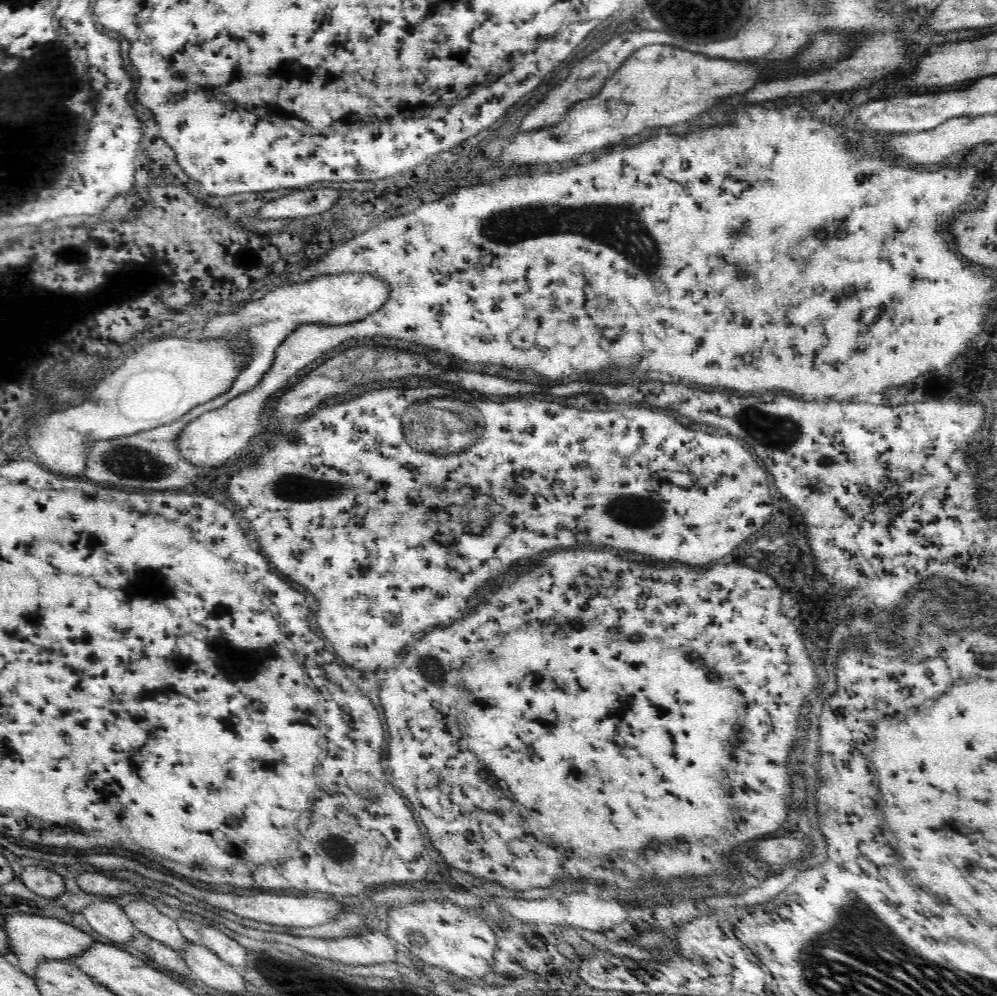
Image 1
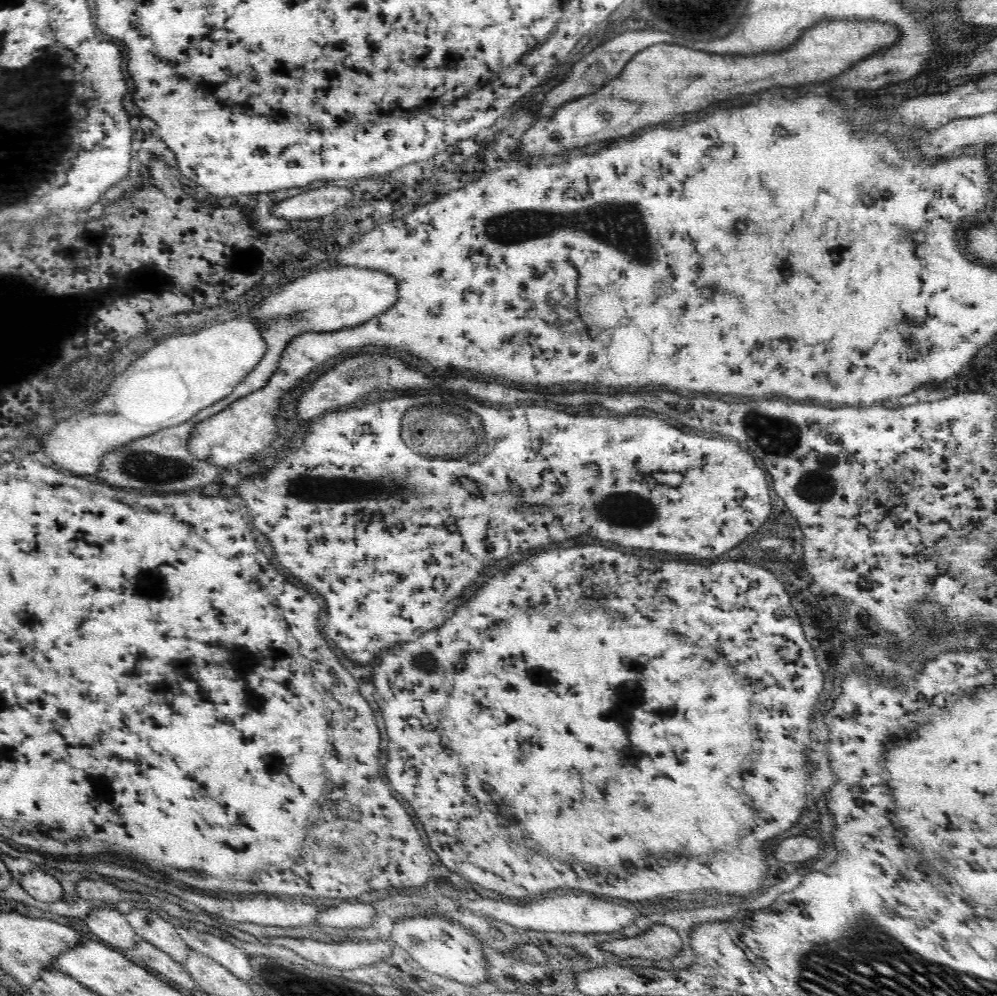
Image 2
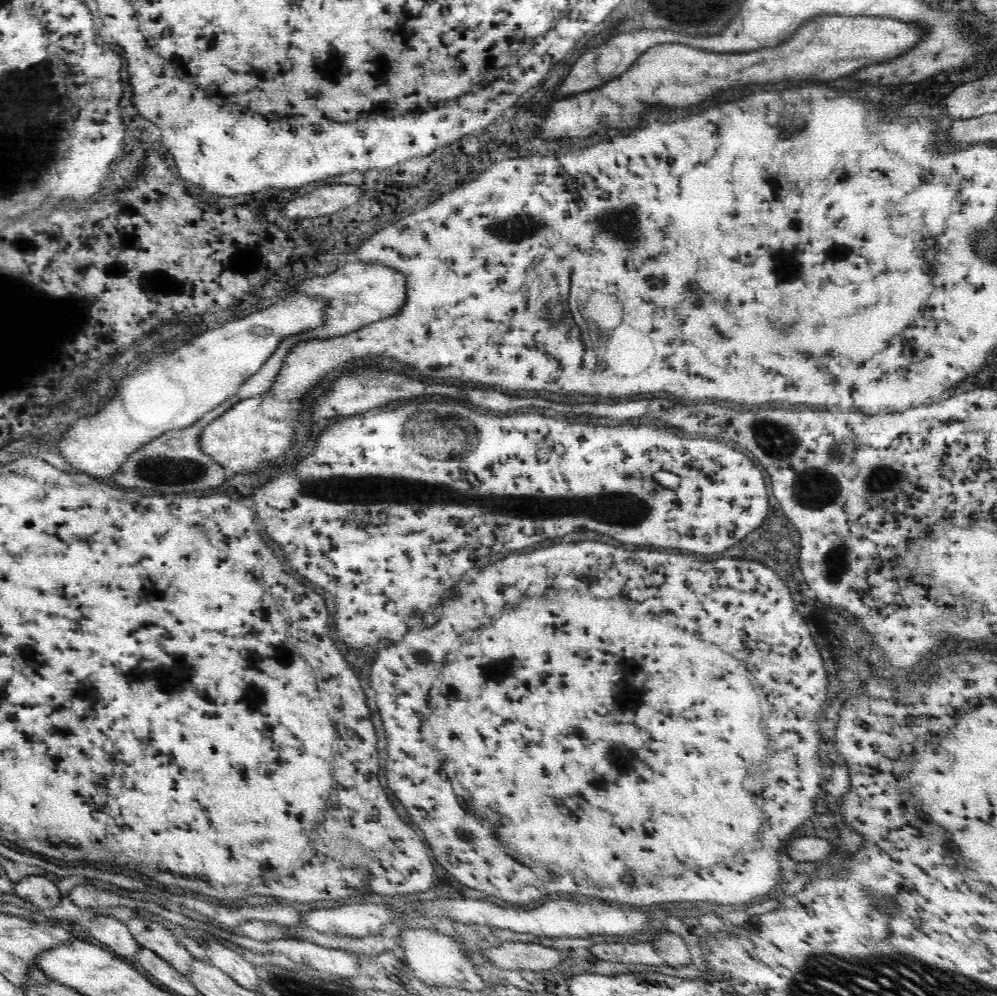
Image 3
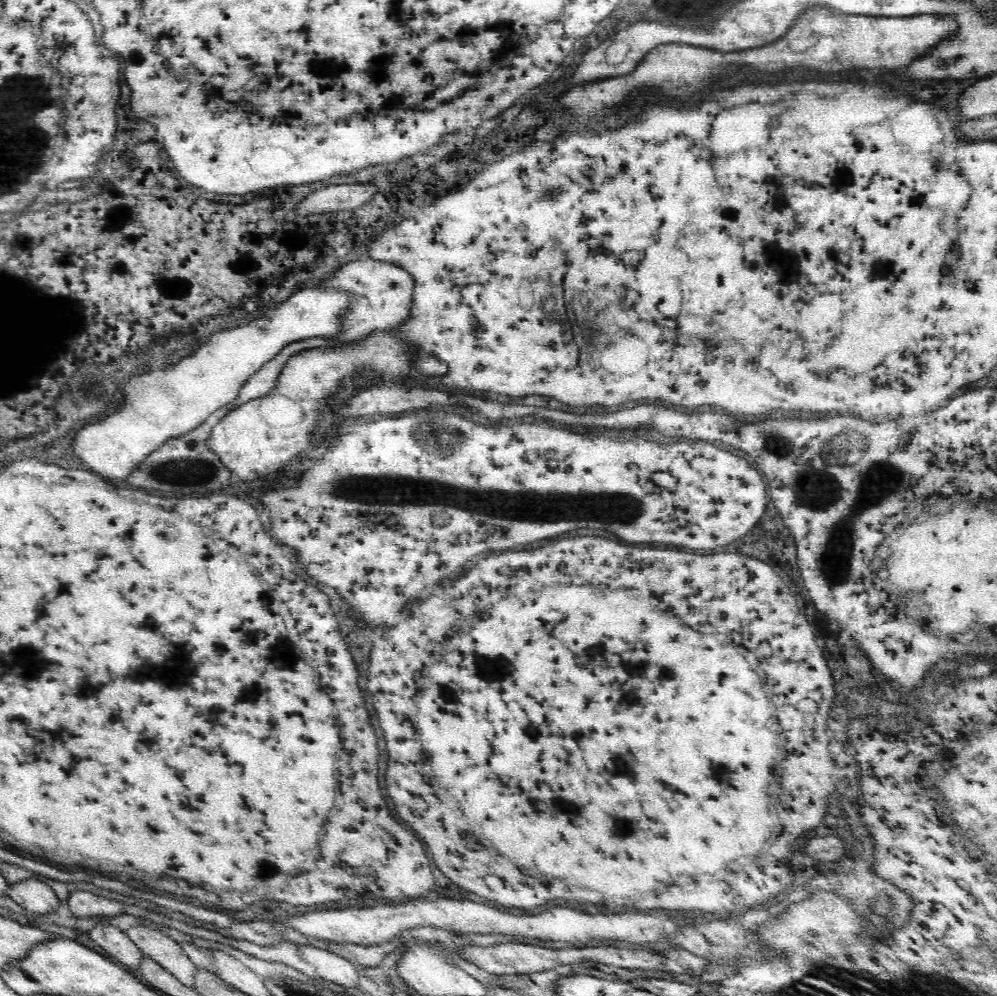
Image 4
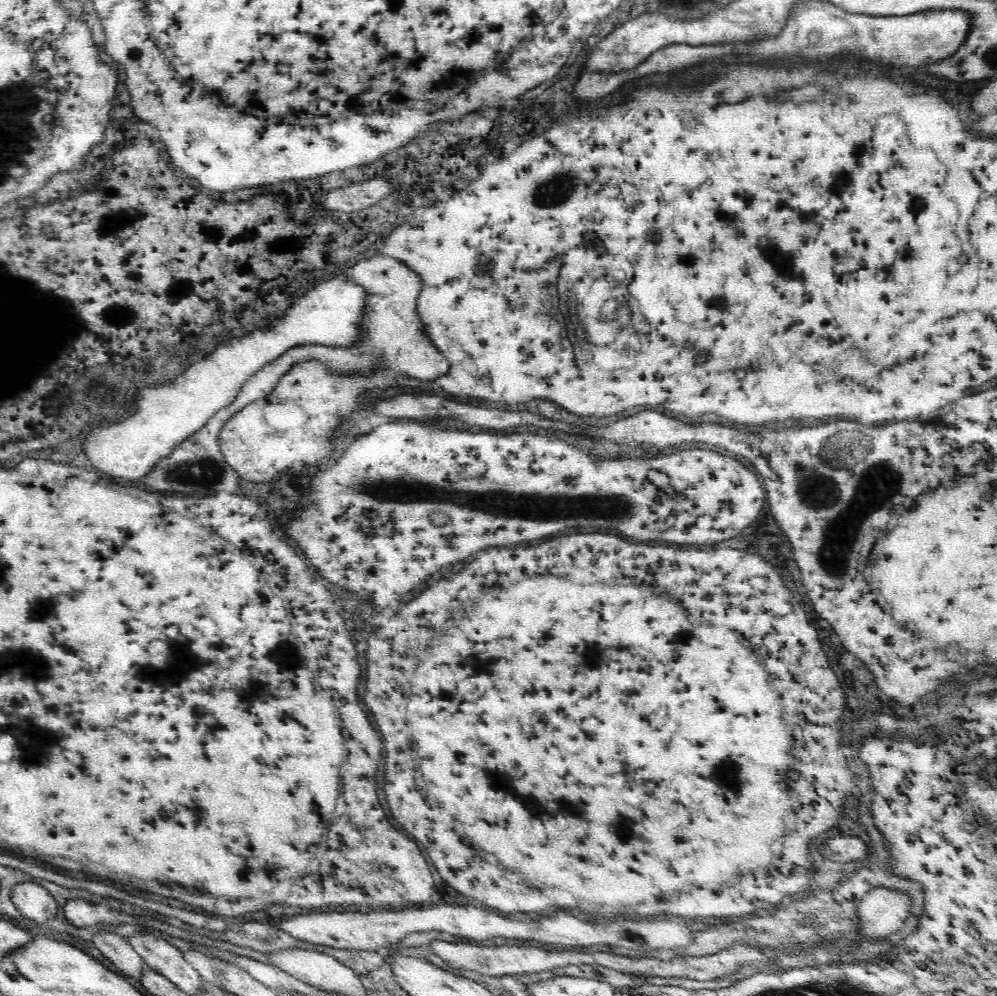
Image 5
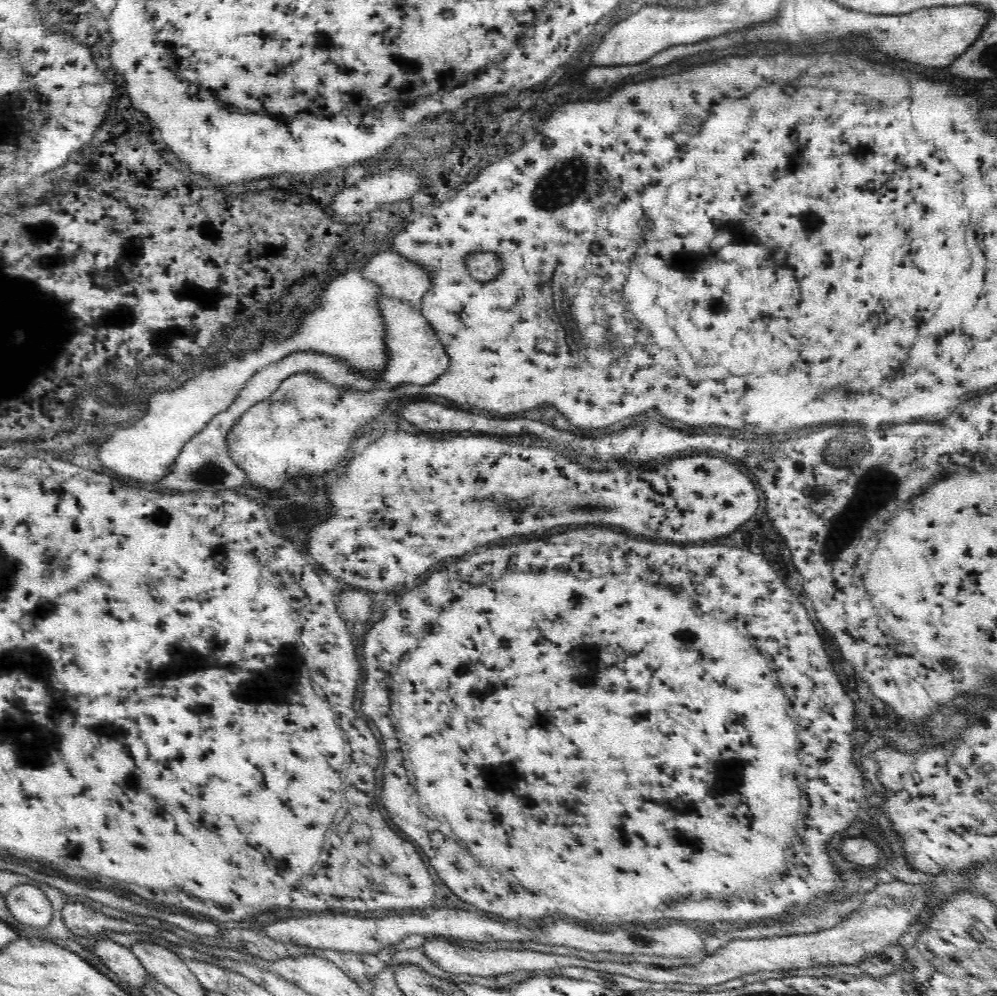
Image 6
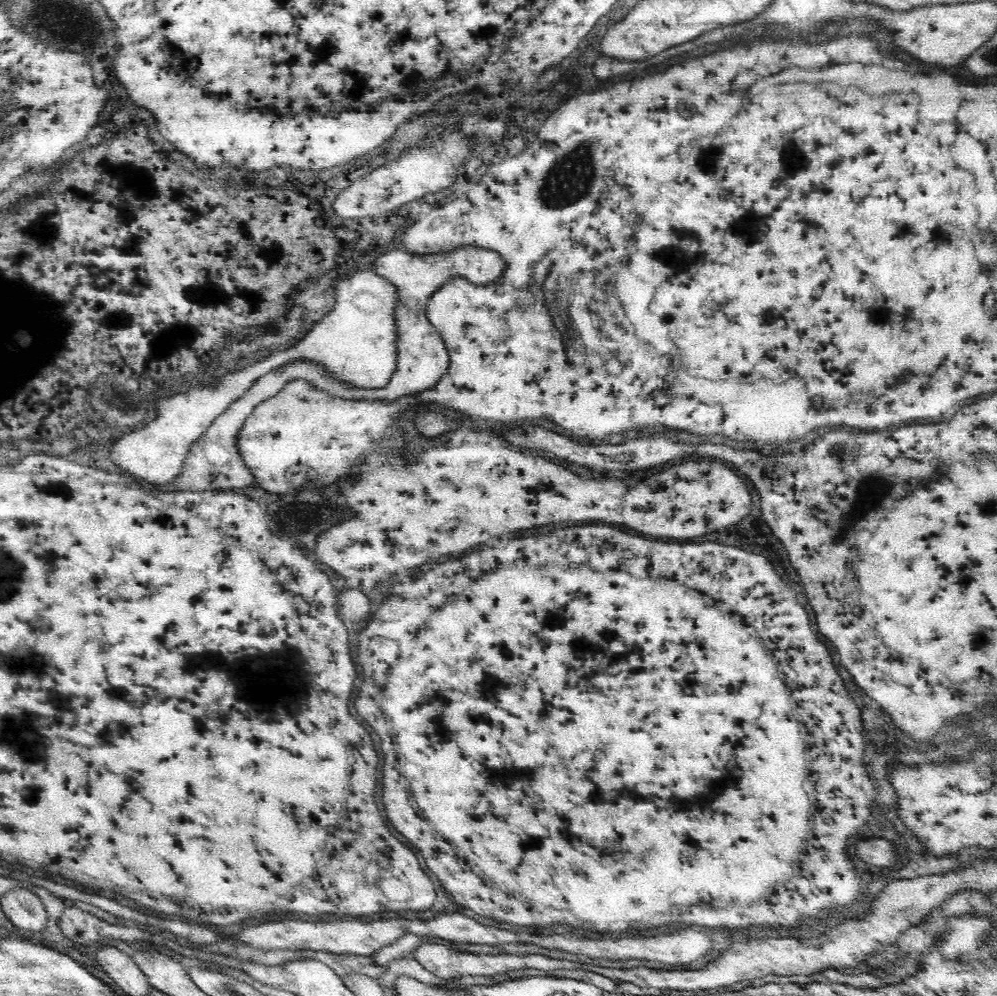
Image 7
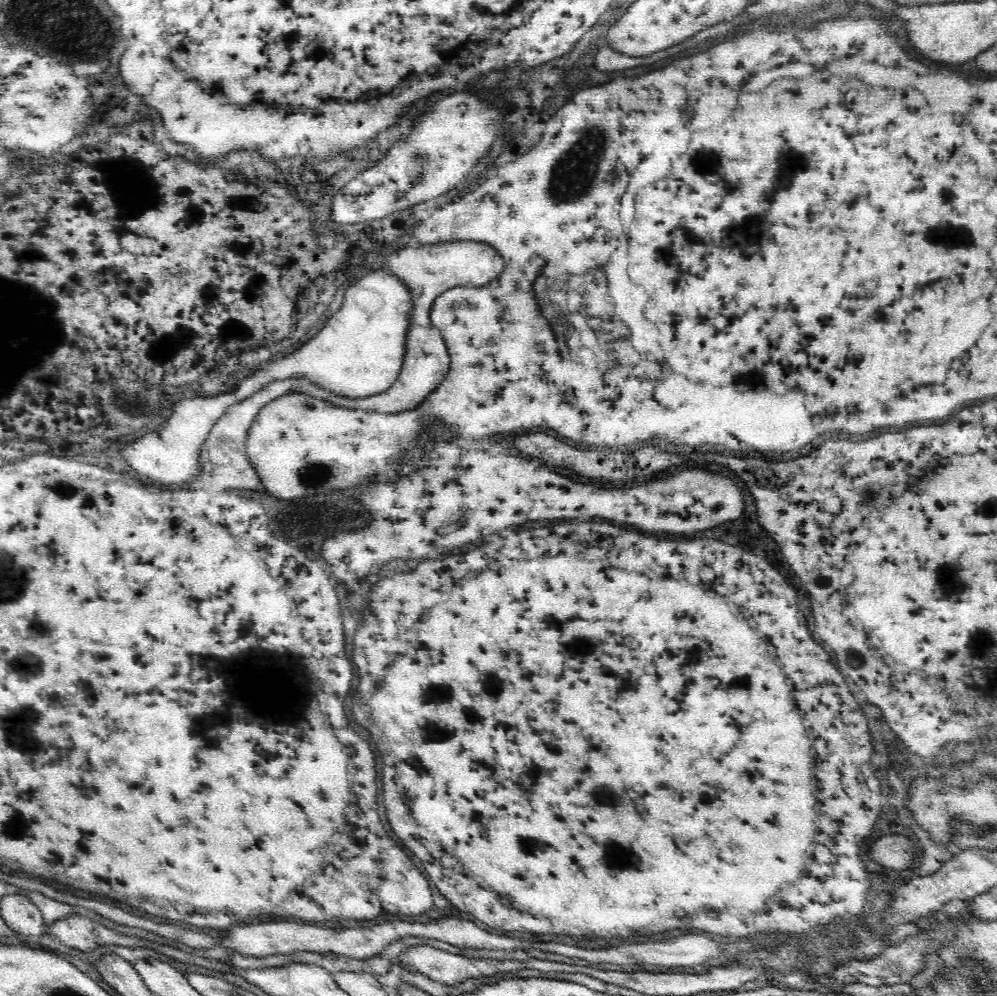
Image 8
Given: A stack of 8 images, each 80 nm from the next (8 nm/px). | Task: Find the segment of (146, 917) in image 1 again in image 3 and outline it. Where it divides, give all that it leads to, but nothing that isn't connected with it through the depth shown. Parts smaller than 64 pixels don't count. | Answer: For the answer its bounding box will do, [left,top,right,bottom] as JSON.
[127,918,195,978]

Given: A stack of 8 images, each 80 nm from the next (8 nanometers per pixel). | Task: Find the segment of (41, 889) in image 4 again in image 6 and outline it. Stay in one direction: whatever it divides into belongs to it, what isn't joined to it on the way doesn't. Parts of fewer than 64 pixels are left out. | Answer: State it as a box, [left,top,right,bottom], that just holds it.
[4,884,53,928]

